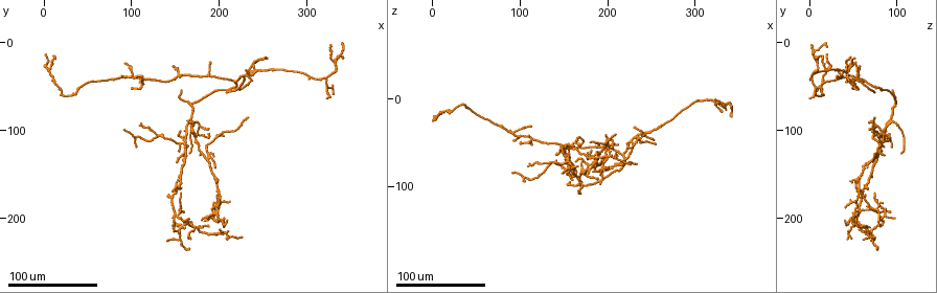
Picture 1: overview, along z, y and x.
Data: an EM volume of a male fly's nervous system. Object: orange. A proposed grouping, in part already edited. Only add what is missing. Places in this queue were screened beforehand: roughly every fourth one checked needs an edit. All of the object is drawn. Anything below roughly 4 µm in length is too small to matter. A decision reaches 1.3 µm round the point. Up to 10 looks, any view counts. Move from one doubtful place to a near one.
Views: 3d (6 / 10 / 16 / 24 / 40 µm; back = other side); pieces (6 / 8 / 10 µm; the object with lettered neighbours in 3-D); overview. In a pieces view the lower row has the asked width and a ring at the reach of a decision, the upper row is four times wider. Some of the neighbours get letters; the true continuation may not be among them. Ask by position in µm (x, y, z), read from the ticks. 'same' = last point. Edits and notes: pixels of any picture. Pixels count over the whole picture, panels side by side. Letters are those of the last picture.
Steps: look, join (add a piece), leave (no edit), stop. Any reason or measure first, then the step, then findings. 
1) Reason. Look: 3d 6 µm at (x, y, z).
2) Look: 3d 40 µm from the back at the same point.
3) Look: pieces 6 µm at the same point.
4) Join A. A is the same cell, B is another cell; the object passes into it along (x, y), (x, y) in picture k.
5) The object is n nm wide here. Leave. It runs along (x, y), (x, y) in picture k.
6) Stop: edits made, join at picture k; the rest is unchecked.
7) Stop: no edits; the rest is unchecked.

Look: 3d 40 µm at (158, 54, 94).

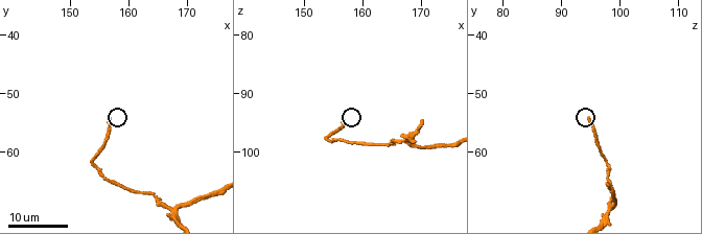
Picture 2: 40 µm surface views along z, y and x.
What lies round it. Look: pieces 8 µm at (156.5, 54.5, 95.0).

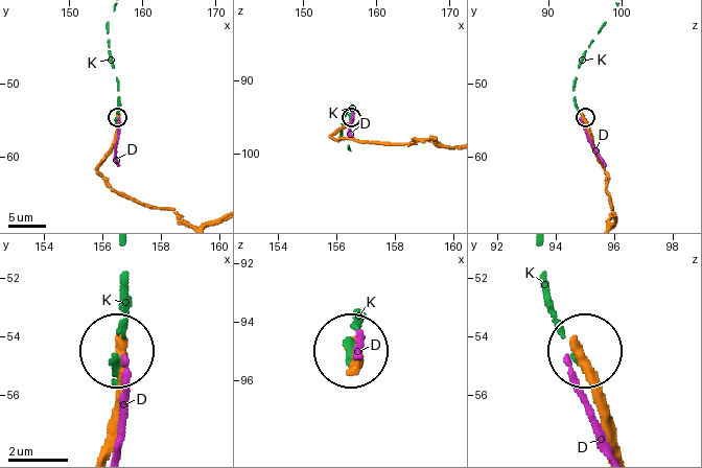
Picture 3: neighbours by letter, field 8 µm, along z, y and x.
The object is 290 nm wide here. Leave. D and K are other cells; it runs along (614, 445), (599, 377), (584, 350) in picture 3; no lettered piece goes on from it.

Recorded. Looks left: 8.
Branch stops here. Look: 3d 24 µm at (190, 104, 92).

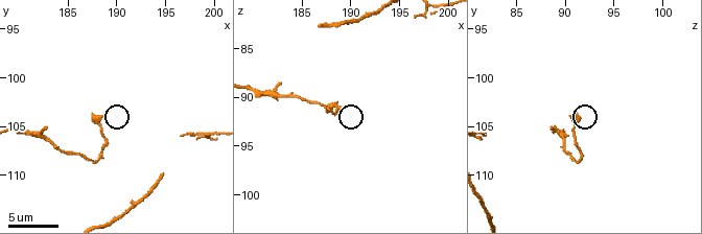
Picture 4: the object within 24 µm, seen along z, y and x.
What lies round it. Look: pieces 10 µm at (187.4, 103.8, 91.2).

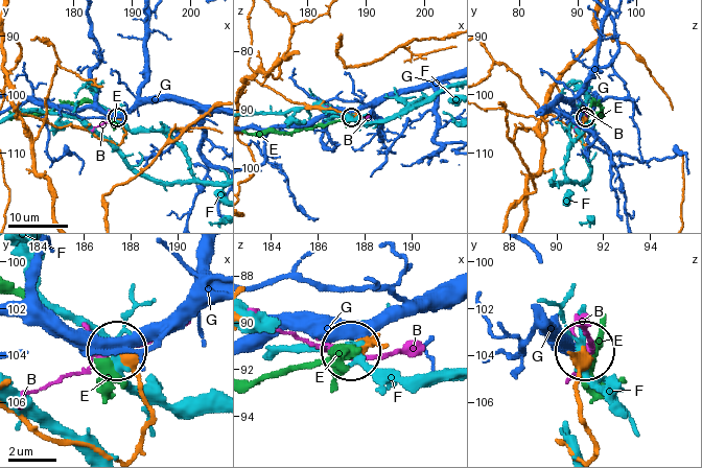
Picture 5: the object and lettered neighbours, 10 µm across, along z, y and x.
Leave. B, E, F and G are other cells; it runs along (593, 446), (577, 393), (581, 353) in picture 5; none of them fits.

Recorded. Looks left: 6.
Branch stops here. Look: 3d 24 µm at (208, 224, 64).

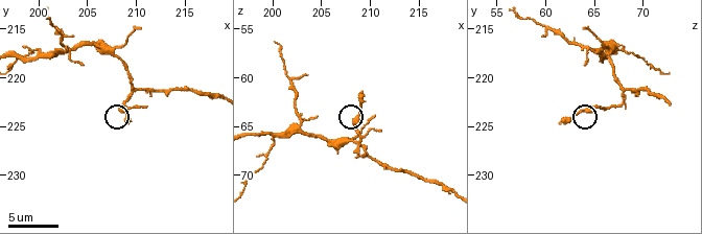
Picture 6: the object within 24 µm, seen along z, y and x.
Look: pieces 8 µm at (209.2, 224.4, 61.6).

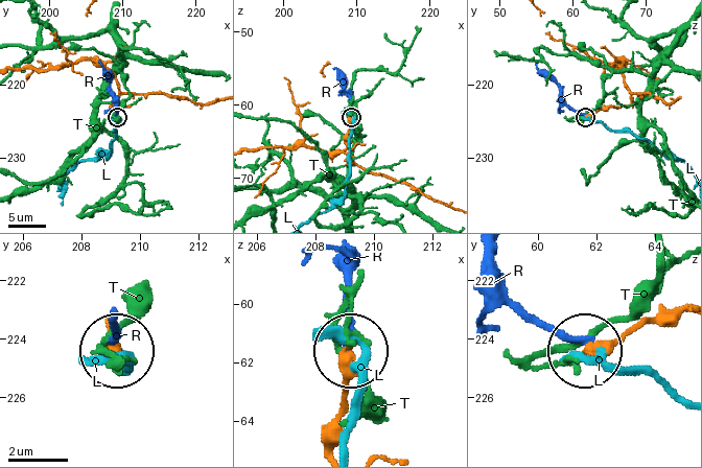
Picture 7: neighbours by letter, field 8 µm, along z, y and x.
Leave. L, R and T are other cells; it runs along (684, 312), (648, 318), (590, 348) in picture 7; none of them fits.

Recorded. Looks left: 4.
Look: 3d 24 µm at (180, 210, 58).

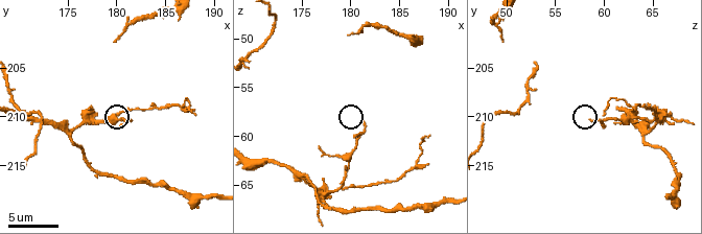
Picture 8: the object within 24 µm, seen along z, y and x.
Look: pieces 10 µm at (181.2, 210.2, 58.8).

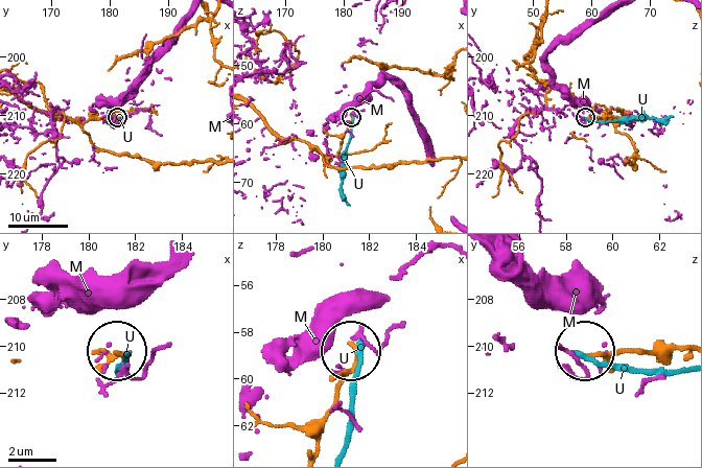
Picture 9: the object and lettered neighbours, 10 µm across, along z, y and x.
Leave. M and U are other cells; no lettered piece goes on from it.

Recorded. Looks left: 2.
Thin end. Look: 3d 24 µm at (144, 176, 62).

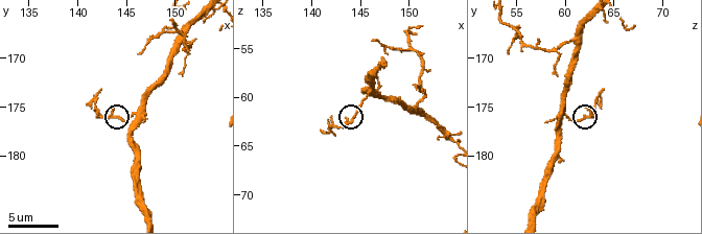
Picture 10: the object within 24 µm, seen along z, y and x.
What lies round it. Look: pieces 8 µm at (142.2, 173.4, 63.6).

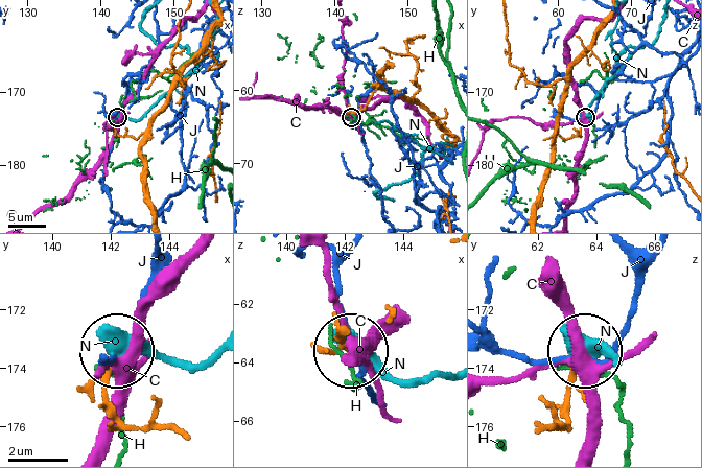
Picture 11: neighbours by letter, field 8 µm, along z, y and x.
Leave. C, H, J and N are other cells; it runs along (185, 434), (120, 419), (106, 389), (113, 354) in picture 11; none of them fits.

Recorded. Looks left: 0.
Stop: no edits; the rest is unchecked.

